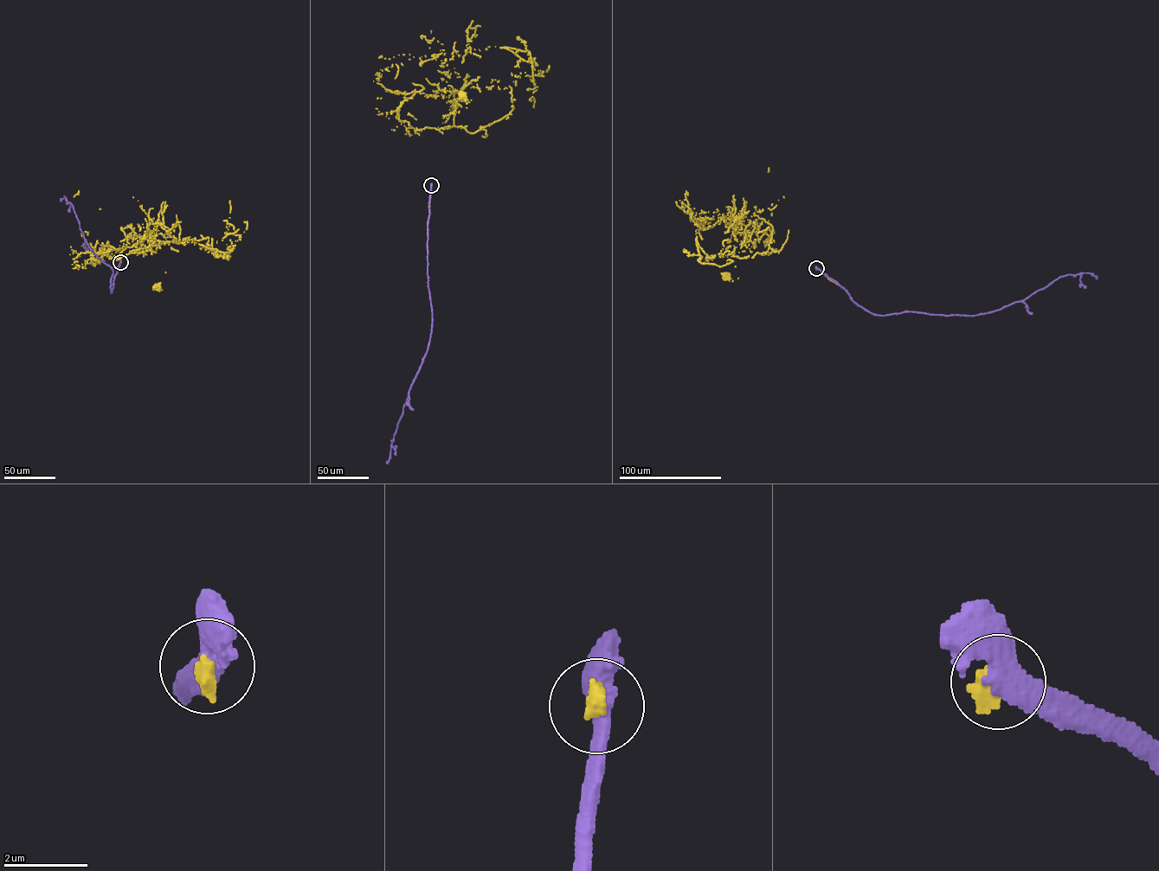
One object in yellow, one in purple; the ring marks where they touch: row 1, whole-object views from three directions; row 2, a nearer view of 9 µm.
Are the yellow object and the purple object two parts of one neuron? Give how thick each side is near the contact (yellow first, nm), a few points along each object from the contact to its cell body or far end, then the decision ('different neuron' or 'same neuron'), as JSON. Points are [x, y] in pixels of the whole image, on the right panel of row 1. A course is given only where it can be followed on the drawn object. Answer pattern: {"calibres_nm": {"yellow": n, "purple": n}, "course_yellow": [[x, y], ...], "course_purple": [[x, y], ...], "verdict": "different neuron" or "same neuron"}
{"calibres_nm": {"yellow": 420, "purple": 480}, "course_yellow": [[816, 268], [771, 243], [770, 236], [764, 245], [772, 227], [759, 218], [726, 277]], "course_purple": [[816, 268], [859, 305], [880, 315], [910, 311], [972, 316], [1022, 301], [1061, 277], [1087, 272], [1097, 278]], "verdict": "different neuron"}

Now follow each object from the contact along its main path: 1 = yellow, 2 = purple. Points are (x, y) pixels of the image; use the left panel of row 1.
1: (120, 262), (109, 248), (109, 259), (142, 242), (150, 220), (151, 254), (165, 272), (157, 287)
2: (120, 262), (111, 291), (111, 267), (94, 254), (86, 241), (71, 204), (65, 196), (61, 201)

